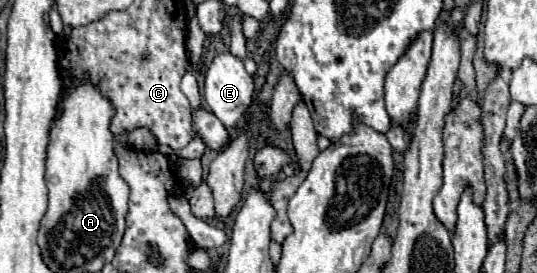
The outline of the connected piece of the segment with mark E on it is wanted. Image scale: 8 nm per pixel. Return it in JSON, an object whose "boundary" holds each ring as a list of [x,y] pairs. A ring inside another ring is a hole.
{"boundary":[[[230,52],[216,56],[206,72],[206,84],[204,84],[204,98],[210,106],[210,110],[214,112],[214,116],[226,128],[234,128],[238,124],[238,120],[244,116],[246,108],[250,106],[252,96],[254,96],[254,82],[252,82],[252,76],[244,70],[242,60],[238,60]]]}

